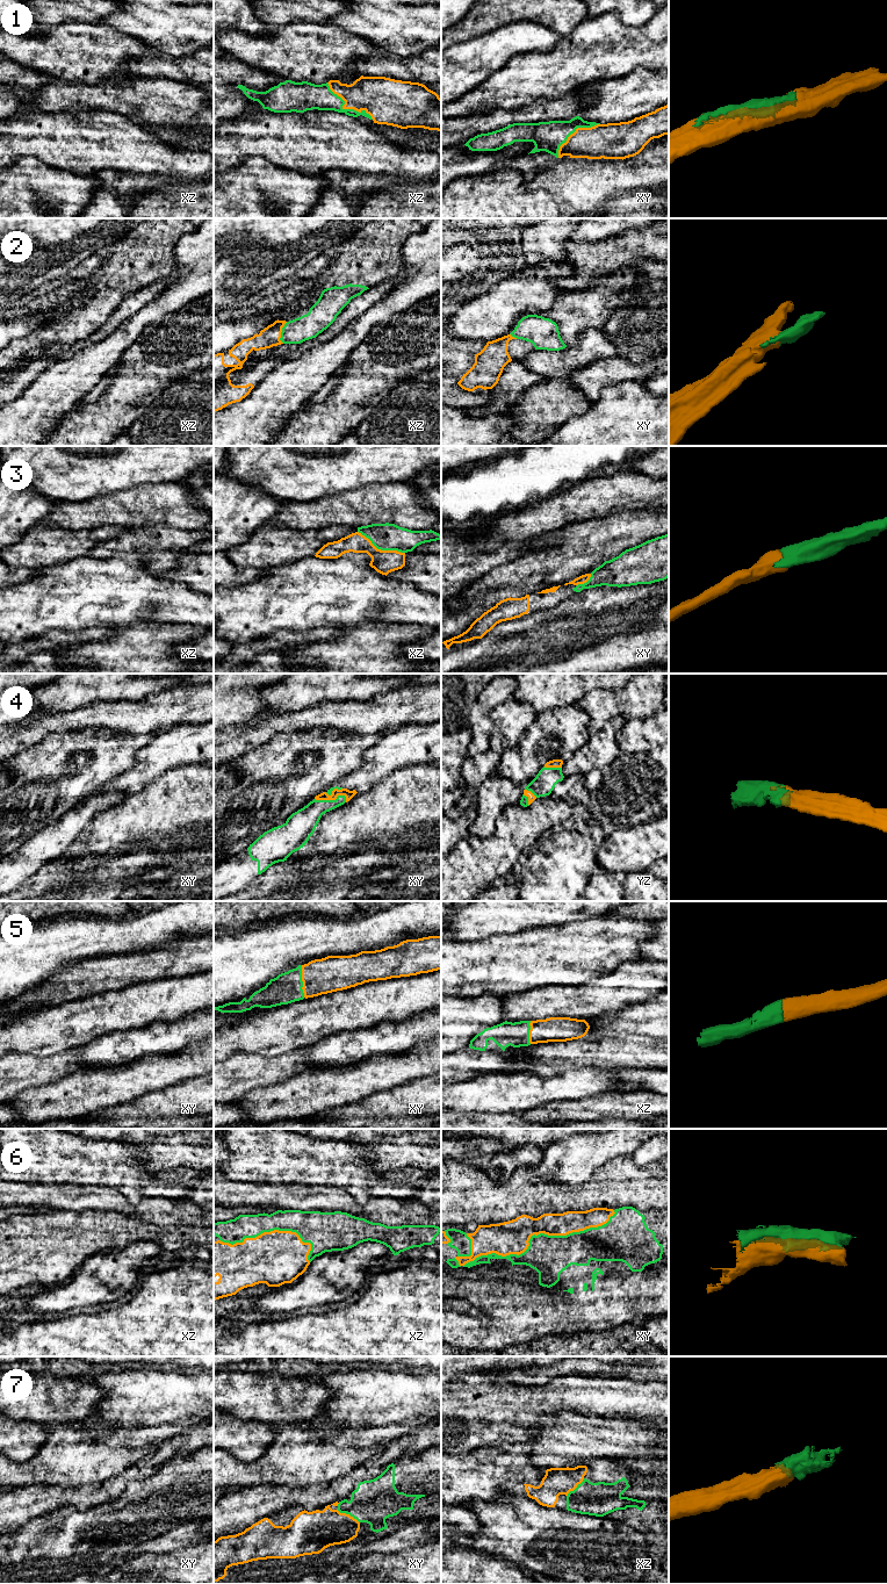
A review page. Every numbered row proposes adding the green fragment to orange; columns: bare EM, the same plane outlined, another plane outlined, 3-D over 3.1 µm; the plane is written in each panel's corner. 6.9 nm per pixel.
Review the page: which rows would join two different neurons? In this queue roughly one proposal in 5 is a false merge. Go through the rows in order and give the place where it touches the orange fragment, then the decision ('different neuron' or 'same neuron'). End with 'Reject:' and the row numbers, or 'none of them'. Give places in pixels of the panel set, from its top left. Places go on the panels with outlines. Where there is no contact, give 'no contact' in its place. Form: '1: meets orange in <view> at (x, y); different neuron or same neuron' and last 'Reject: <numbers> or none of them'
1: meets orange in xz at (345, 108); same neuron
2: meets orange in xz at (281, 331); same neuron
3: meets orange in xz at (380, 549); same neuron
4: meets orange in xy at (330, 799); same neuron
5: meets orange in xy at (302, 980); same neuron
6: meets orange in xy at (536, 1235); same neuron
7: meets orange in xy at (348, 1514); same neuron
Reject: none of them

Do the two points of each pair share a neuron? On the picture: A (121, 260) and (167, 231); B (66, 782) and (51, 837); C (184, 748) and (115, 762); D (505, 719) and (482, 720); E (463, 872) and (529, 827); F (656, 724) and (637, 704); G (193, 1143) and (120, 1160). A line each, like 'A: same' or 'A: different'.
A: same
B: different
C: different
D: different
E: same
F: different
G: different

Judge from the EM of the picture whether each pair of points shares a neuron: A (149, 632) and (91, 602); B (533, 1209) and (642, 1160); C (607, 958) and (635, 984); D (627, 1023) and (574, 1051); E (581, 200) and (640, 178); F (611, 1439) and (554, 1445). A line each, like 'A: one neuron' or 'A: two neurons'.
A: two neurons
B: two neurons
C: two neurons
D: two neurons
E: one neuron
F: one neuron

